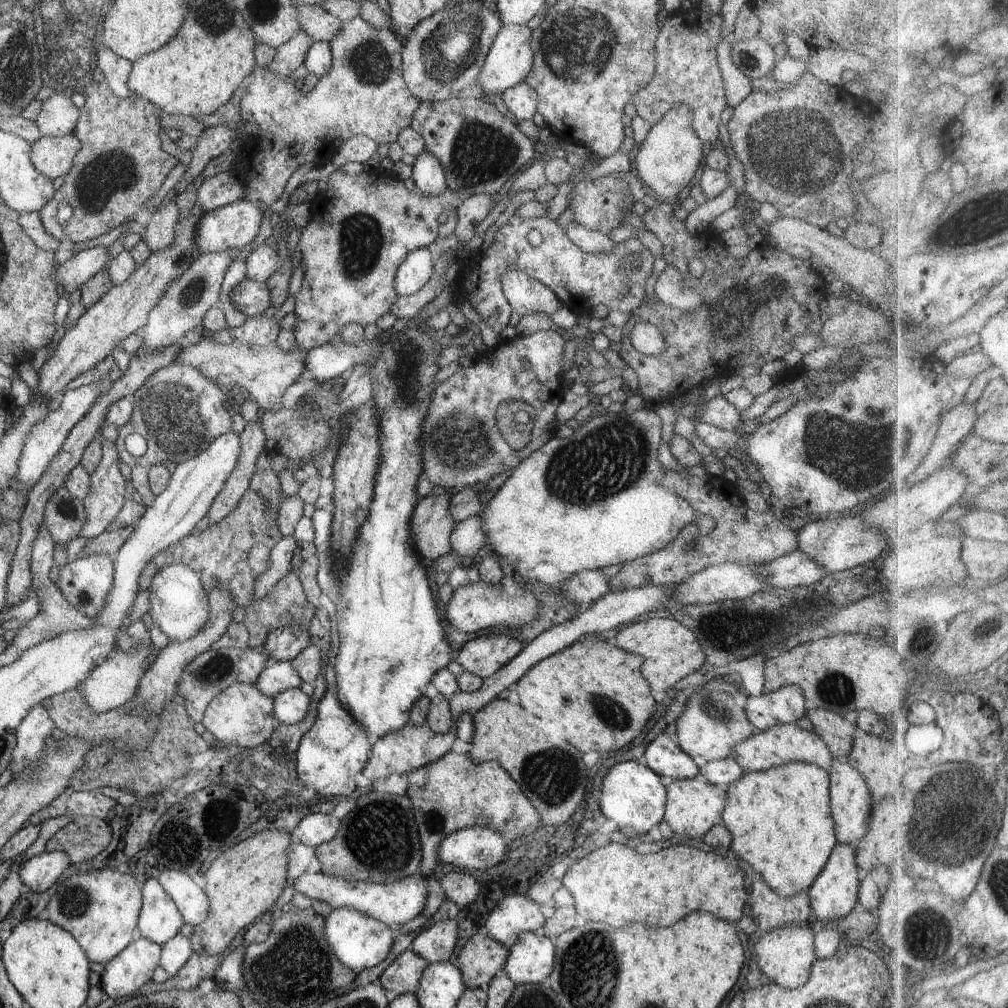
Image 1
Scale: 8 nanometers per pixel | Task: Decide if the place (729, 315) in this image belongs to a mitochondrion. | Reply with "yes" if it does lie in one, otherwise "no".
yes

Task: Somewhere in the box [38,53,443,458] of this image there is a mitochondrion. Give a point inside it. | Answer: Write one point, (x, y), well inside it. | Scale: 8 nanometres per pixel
(114, 173)

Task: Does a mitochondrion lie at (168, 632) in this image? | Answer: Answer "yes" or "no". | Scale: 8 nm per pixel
no

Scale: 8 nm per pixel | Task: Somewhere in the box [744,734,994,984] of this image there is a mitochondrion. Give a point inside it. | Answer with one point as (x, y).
(929, 931)

